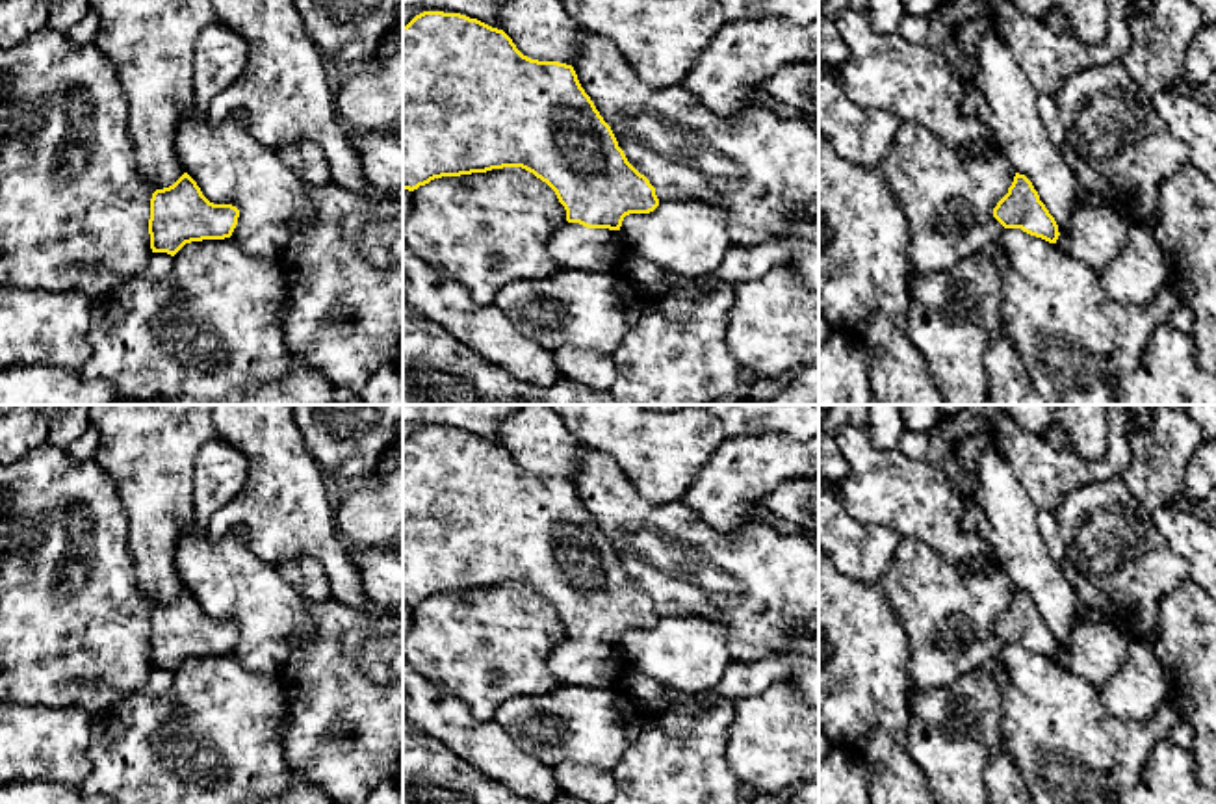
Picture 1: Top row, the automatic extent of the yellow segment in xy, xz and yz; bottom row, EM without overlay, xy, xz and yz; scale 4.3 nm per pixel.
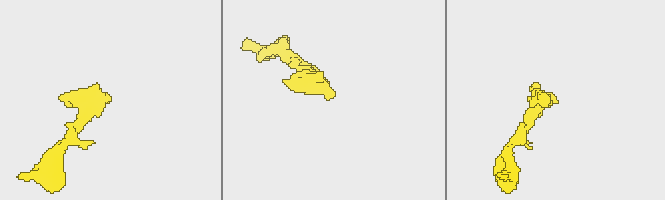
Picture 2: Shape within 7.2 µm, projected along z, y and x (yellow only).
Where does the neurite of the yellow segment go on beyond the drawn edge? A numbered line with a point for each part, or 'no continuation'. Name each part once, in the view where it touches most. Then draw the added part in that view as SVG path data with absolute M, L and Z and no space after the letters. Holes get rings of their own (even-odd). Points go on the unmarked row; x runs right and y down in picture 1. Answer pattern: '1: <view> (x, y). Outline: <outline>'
1: xz (574, 661). Outline: M564 639L548 659L551 676L561 687L598 685L622 687L627 659L622 646L587 644L579 639Z

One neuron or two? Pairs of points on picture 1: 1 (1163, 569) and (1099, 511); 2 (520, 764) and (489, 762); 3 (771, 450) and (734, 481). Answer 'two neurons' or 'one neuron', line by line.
1: one neuron
2: one neuron
3: one neuron

